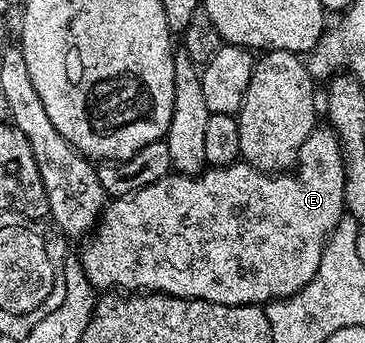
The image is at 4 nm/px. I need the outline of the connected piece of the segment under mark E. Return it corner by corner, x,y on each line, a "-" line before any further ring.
315,126
300,146
298,163
289,174
261,172
251,164
235,162
223,168
207,167
197,174
171,174
131,196
111,199
89,237
90,244
82,248
80,263
95,290
162,292
228,306
263,306
271,300
287,300
317,273
326,242
347,211
344,182
337,134
329,126

